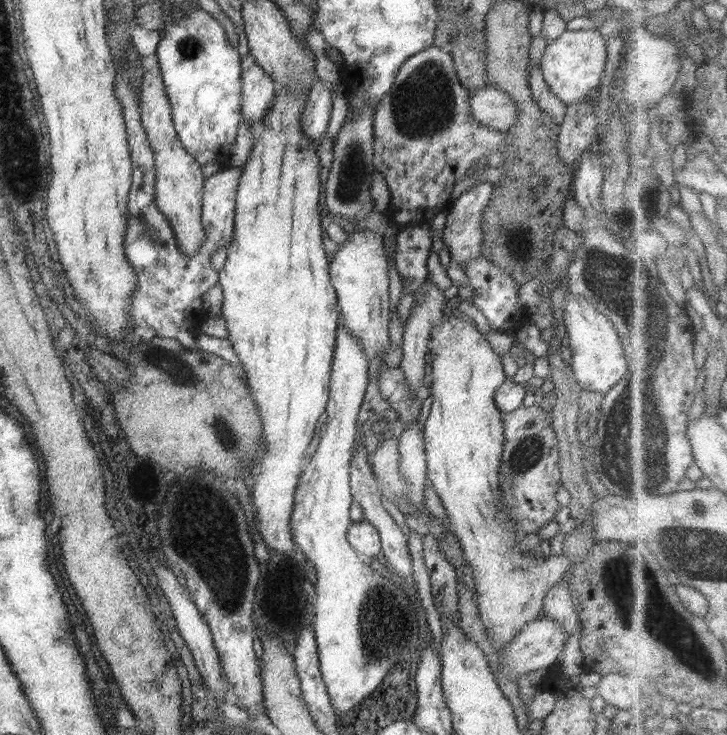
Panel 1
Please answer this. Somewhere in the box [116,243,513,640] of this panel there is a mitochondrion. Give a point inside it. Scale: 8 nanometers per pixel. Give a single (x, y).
(174, 366)

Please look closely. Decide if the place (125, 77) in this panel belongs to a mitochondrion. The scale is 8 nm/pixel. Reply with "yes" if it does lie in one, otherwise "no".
no

